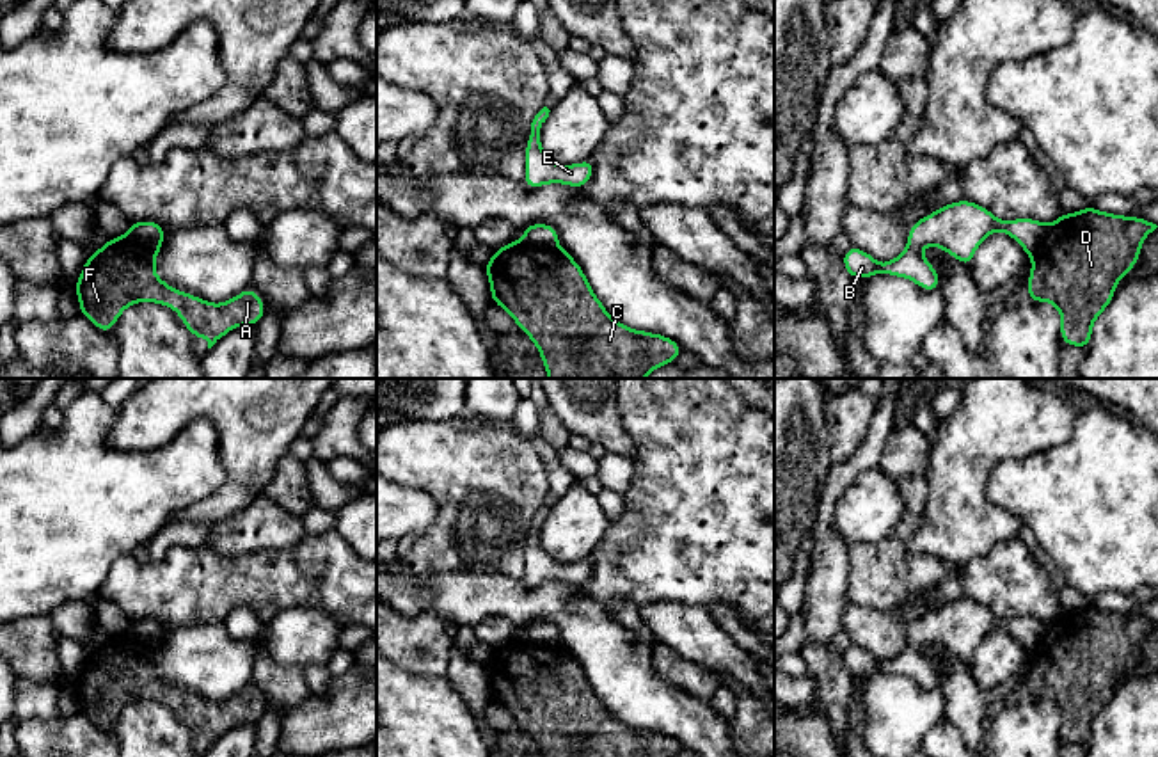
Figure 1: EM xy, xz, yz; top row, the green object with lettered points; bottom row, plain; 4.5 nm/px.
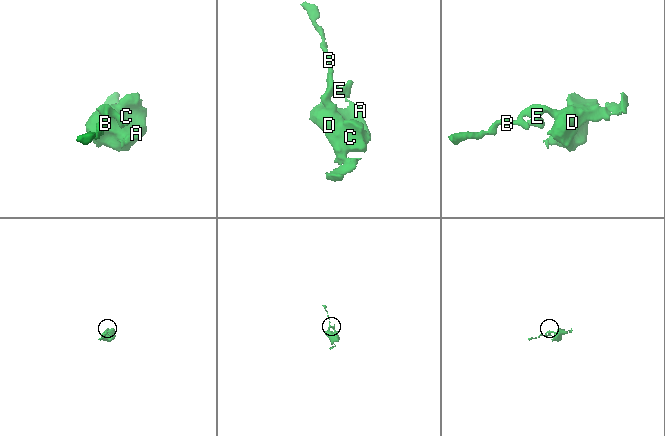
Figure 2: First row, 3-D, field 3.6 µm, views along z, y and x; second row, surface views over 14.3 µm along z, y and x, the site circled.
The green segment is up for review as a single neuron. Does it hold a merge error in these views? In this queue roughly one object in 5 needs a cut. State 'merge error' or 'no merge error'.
merge error

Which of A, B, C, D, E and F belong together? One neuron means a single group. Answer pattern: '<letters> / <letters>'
A C D F / B E

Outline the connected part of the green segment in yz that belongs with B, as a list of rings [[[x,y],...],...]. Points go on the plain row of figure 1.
[[[964,597],[916,618],[909,626],[904,650],[895,657],[877,661],[867,649],[849,645],[842,652],[842,659],[853,677],[890,672],[908,675],[925,689],[936,689],[940,675],[936,666],[920,652],[924,643],[936,643],[963,663],[972,665],[975,647],[991,631],[1005,629],[1027,652],[1032,652],[1046,627],[1048,624],[1035,617],[998,618],[989,608]]]

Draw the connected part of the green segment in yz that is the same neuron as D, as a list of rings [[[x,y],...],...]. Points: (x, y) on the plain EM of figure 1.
[[[1091,602],[1062,611],[1034,647],[1027,681],[1030,700],[1050,698],[1062,714],[1060,737],[1087,748],[1092,720],[1138,659],[1140,643],[1158,624],[1098,610]]]

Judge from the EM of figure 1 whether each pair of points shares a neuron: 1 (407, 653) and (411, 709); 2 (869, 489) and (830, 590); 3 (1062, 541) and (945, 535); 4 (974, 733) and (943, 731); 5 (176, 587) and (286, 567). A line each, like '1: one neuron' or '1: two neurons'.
1: two neurons
2: two neurons
3: two neurons
4: two neurons
5: one neuron

